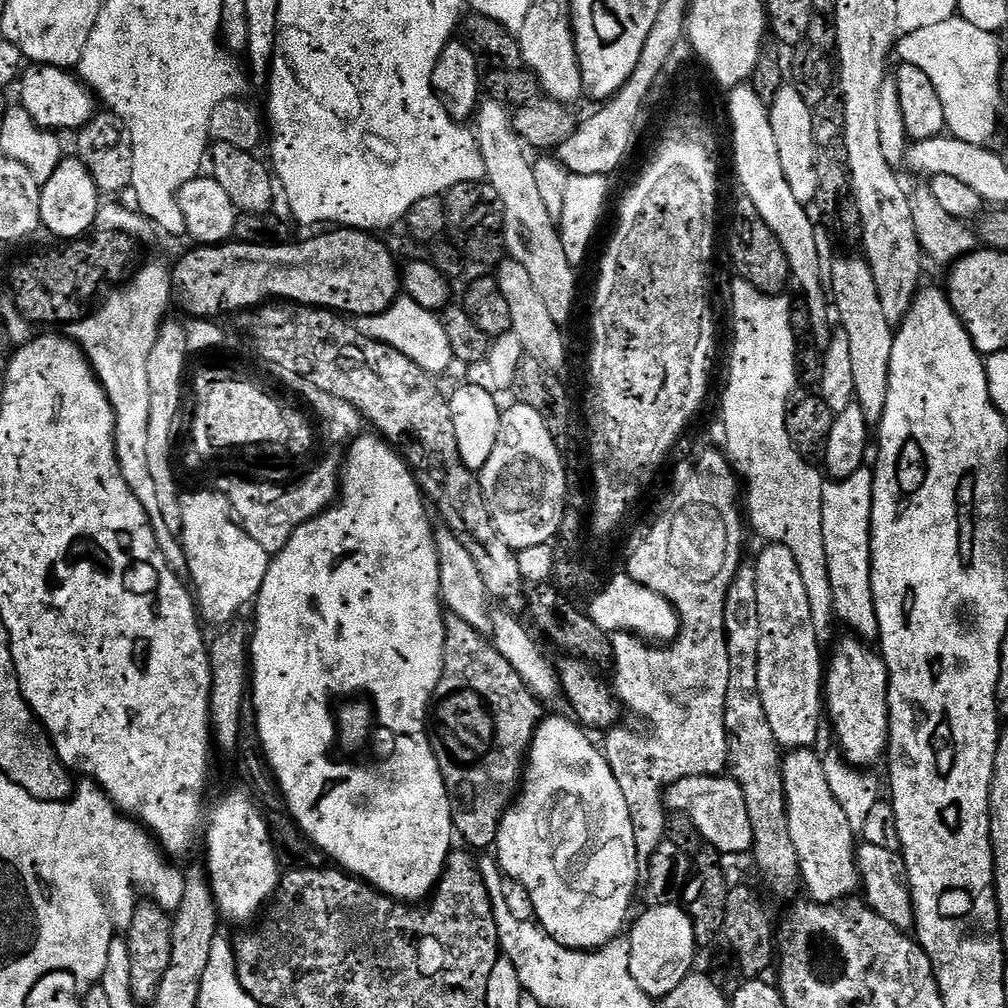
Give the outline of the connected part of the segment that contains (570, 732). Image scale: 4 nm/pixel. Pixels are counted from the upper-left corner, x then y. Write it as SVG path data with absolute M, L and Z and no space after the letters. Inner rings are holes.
M552 716L541 719L536 725L536 736L526 757L526 767L522 773L522 791L515 797L514 803L500 819L500 829L496 835L494 855L498 868L507 879L522 882L530 894L530 902L534 902L535 919L545 934L557 940L562 946L577 950L595 950L603 948L611 940L617 939L625 931L629 923L628 911L632 908L632 899L637 899L638 885L642 877L638 874L638 854L634 842L634 822L630 822L630 806L626 806L626 798L618 786L618 778L614 778L614 770L610 770L608 760L599 747L592 745L589 733L575 719L567 720L564 716Z

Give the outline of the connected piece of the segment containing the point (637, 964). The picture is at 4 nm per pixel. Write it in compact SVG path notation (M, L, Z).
M679 903L645 907L644 913L631 925L626 938L630 942L630 974L634 974L634 982L642 986L642 990L653 998L670 994L682 978L686 978L693 971L698 954L695 942L694 926L691 918Z

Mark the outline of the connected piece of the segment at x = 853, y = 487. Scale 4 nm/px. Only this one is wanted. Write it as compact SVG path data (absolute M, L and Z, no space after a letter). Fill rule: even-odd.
M871 467L859 468L850 478L845 480L829 479L822 490L822 542L826 542L826 554L828 555L828 565L830 566L830 590L834 590L834 610L836 620L848 627L849 633L855 634L865 642L876 642L880 639L880 627L878 626L878 614L874 606L874 594L872 593L872 491L874 490L874 472Z

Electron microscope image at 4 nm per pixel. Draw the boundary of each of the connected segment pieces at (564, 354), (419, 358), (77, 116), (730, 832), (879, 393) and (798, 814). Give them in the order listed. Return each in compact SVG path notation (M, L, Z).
M511 258L501 261L496 271L498 271L496 279L499 282L499 289L509 303L512 332L521 340L525 357L536 360L547 368L560 370L568 360L568 348L564 345L564 336L561 333L563 331L543 305L530 274L521 263Z
M401 295L382 314L373 316L362 316L355 321L355 326L366 338L374 338L386 346L394 346L410 362L422 366L429 374L444 372L451 364L454 364L454 357L450 350L450 338L446 338L443 319L435 311L423 309L418 302L407 295Z
M32 64L23 69L19 77L20 99L18 104L29 112L40 128L64 134L67 128L79 130L92 121L98 111L98 101L91 88L71 71L49 64Z
M731 775L682 778L664 789L664 807L669 813L685 816L700 831L703 843L725 857L736 856L739 852L751 853L752 831L750 814L746 814L746 798L742 798L742 790Z
M863 255L844 256L833 262L830 296L834 301L835 315L836 312L840 315L839 323L850 337L851 367L856 387L855 403L860 405L869 426L879 425L886 410L886 390L890 390L890 350L894 326L886 322L886 314L882 314L882 298L878 298L874 274Z
M797 748L783 757L782 778L786 790L786 810L790 822L790 839L794 841L794 850L798 850L800 859L800 878L803 887L817 904L835 904L849 899L852 891L861 887L860 868L856 864L858 847L857 833L853 832L850 822L846 822L846 813L838 804L834 790L830 790L830 782L824 769L825 761L815 756L812 748Z

